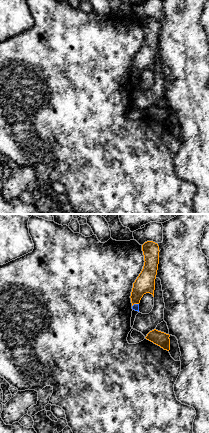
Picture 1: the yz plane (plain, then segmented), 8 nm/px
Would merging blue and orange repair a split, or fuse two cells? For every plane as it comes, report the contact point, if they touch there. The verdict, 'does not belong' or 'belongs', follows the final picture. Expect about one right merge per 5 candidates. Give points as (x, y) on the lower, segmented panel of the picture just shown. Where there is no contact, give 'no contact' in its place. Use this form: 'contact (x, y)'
contact (135, 304)

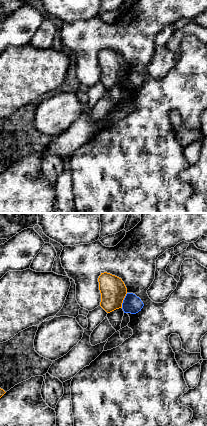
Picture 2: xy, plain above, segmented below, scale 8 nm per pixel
contact (123, 300)

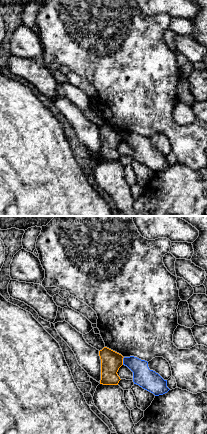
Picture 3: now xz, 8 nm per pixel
contact (123, 361)

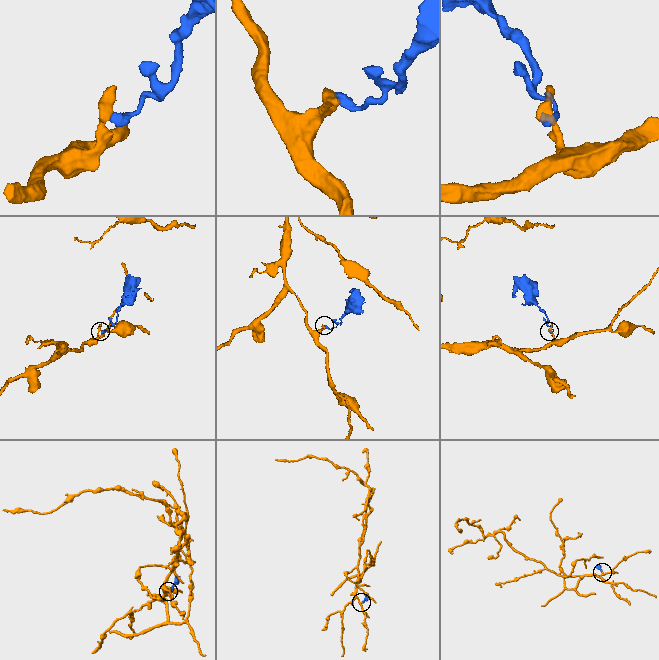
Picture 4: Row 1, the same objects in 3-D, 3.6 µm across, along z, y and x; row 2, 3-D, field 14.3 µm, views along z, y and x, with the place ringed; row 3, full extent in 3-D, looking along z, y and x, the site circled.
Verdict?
does not belong

